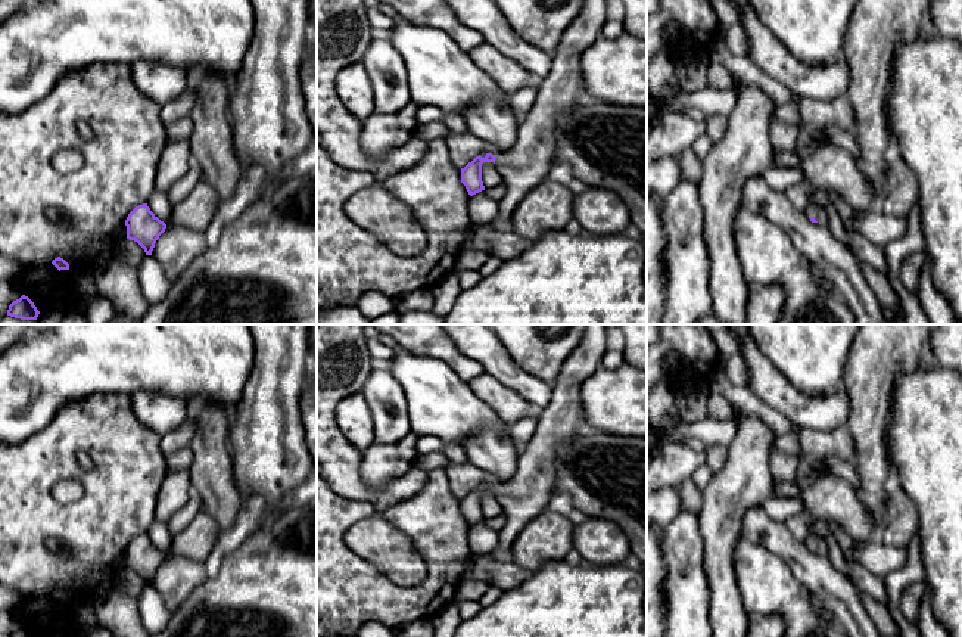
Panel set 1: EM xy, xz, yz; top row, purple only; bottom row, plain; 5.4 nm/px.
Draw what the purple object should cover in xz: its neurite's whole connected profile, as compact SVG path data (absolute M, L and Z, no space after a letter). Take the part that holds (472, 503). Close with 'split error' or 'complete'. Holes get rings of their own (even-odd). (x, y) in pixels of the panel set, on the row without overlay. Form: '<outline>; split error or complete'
M586 324L583 338L573 349L570 357L564 361L555 382L552 383L552 394L545 408L539 410L538 426L526 444L526 447L517 454L516 470L510 481L498 485L486 484L480 485L461 498L461 513L466 516L470 526L485 521L482 512L482 494L494 492L496 501L502 507L505 515L505 523L498 531L499 543L496 550L491 554L492 559L510 560L513 543L524 525L539 516L554 495L554 463L555 451L560 445L576 438L577 435L588 434L588 423L585 422L582 408L582 386L583 382L601 367L601 360L607 351L607 326L605 324Z; split error

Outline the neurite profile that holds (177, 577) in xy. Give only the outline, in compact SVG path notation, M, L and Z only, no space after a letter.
M169 554L156 571L152 585L172 613L206 579L203 563Z

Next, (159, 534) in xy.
M155 521L146 534L155 547L169 556L172 534L168 528L168 522Z

